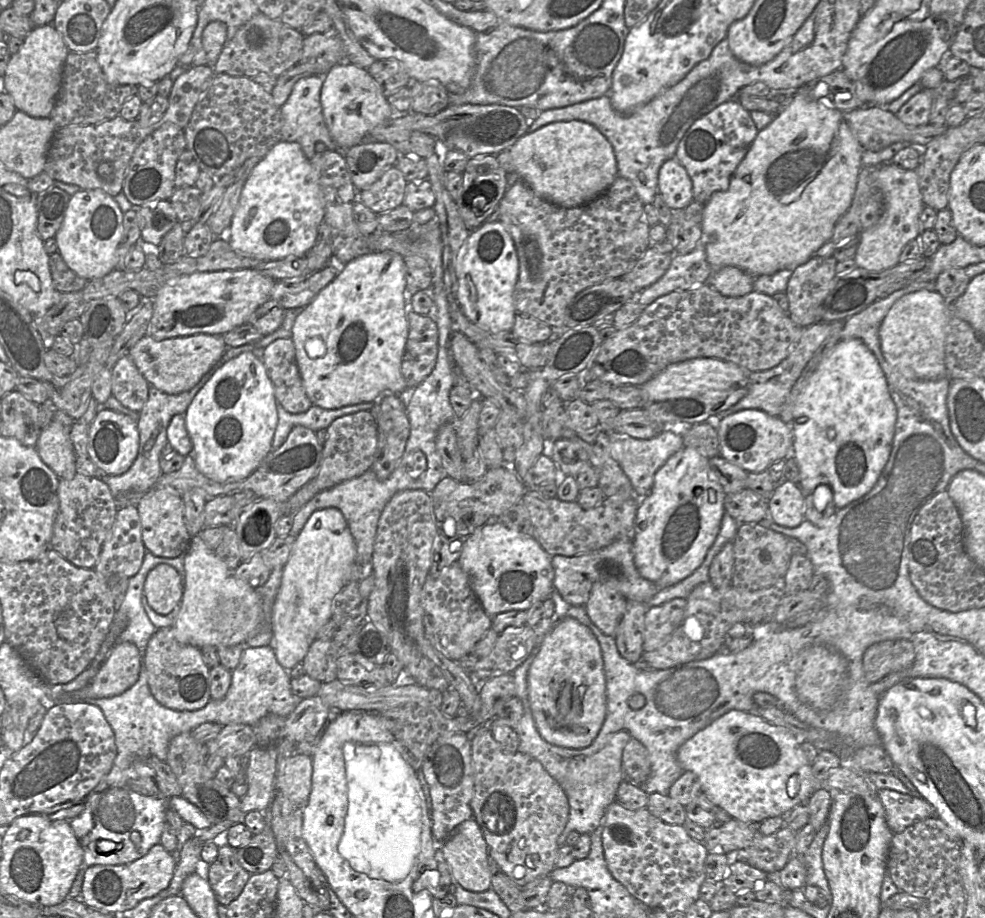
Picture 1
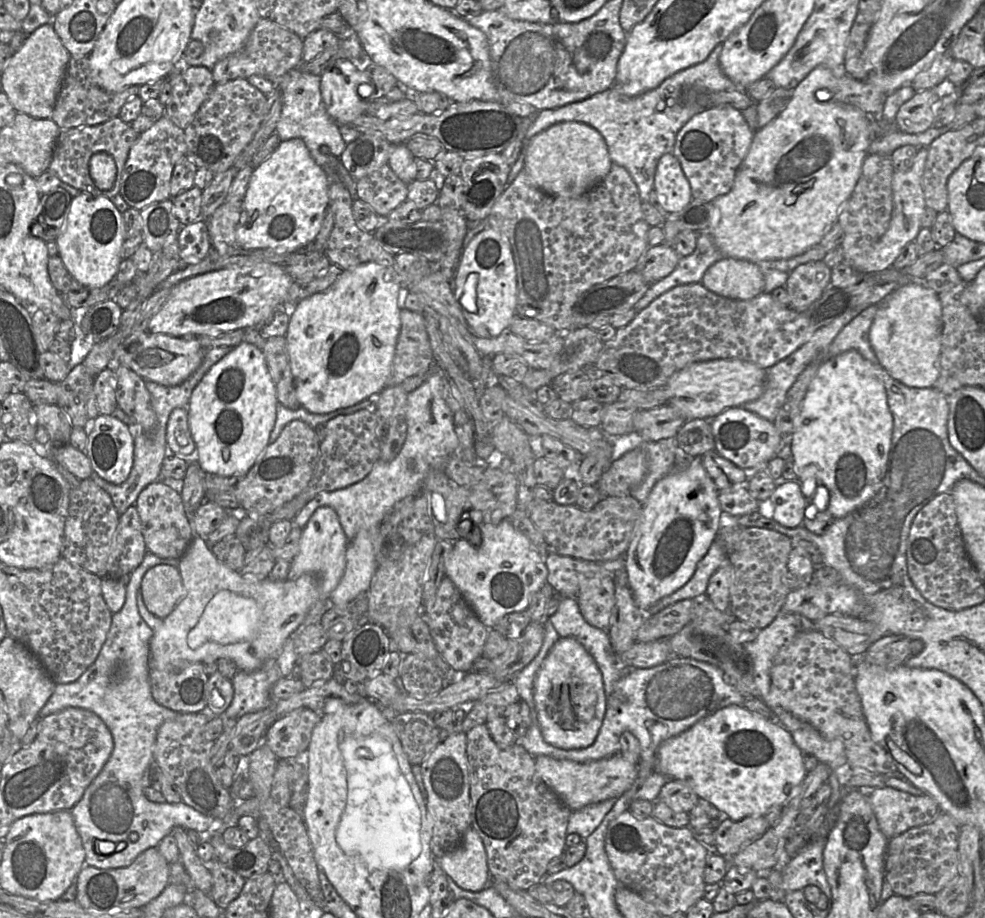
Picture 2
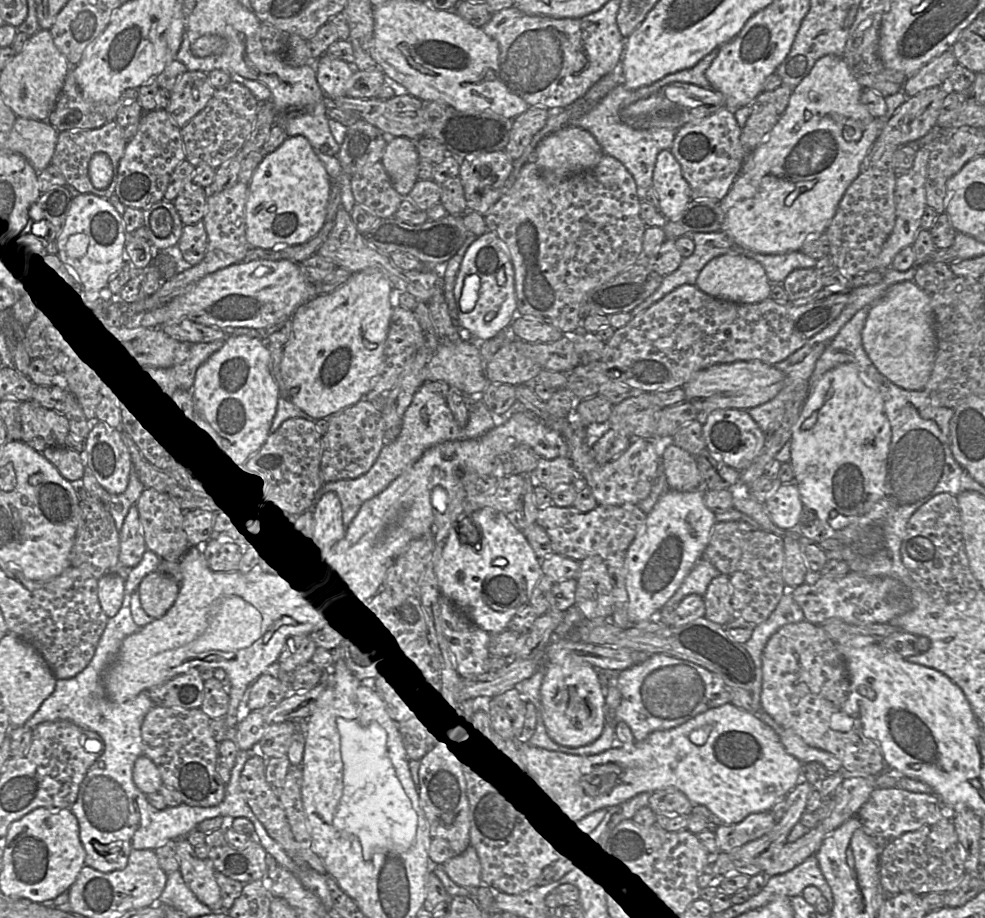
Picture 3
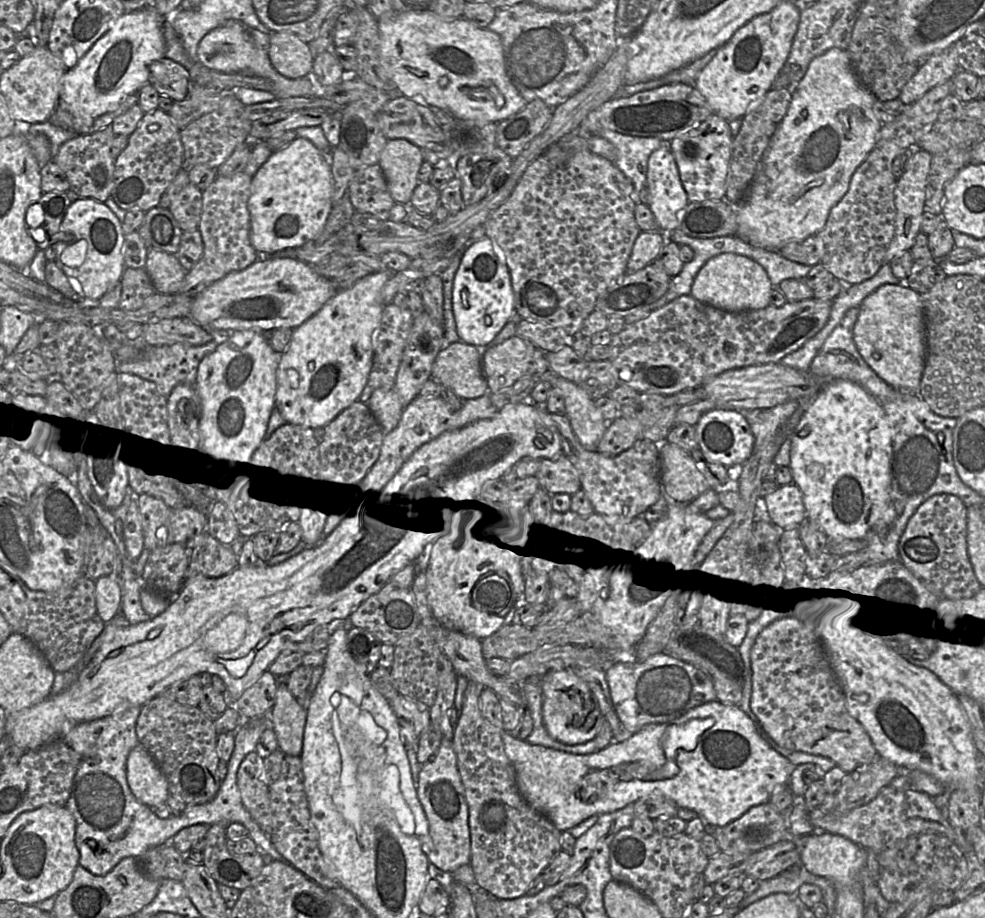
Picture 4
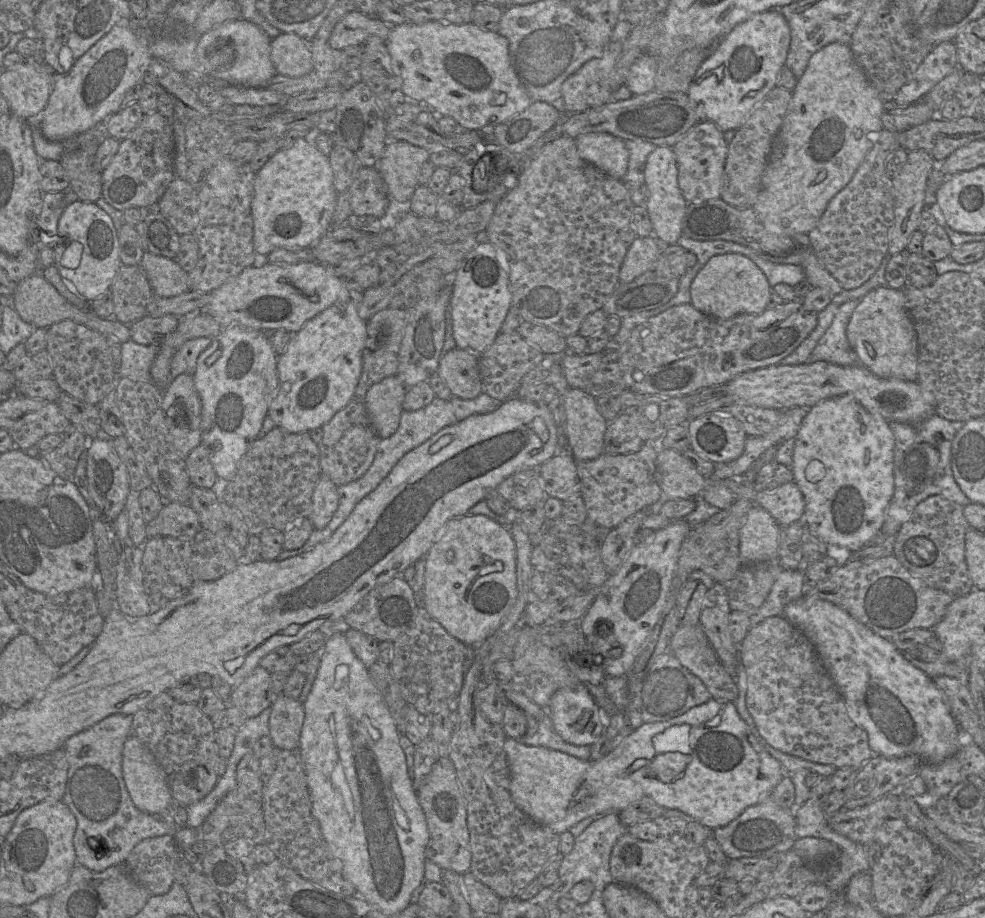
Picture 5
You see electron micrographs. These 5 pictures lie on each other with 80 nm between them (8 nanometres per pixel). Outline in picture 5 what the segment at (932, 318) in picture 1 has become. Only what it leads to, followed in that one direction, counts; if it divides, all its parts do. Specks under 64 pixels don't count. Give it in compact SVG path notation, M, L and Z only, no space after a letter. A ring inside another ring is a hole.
M880 286L866 294L851 315L846 335L861 364L874 375L911 382L918 380L917 334L902 289Z

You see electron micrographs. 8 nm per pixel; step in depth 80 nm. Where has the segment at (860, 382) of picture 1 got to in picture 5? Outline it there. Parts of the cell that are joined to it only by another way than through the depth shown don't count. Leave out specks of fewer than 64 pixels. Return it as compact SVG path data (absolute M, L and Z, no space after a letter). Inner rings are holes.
M843 394L813 406L795 438L792 471L805 500L803 522L827 545L843 546L851 552L862 549L880 532L895 489L895 439L888 421L866 410L852 394Z

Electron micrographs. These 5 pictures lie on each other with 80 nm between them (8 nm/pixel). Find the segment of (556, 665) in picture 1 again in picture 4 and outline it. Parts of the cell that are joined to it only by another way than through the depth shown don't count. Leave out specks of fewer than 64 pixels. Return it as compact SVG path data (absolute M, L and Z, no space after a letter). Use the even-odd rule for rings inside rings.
M572 669L548 672L541 681L542 714L548 734L568 745L583 744L593 740L604 721L598 701L588 684Z

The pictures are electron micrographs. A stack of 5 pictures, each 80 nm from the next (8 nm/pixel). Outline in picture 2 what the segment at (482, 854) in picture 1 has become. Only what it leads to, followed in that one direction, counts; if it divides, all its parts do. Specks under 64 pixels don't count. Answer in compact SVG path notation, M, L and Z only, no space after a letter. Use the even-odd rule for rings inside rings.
M472 827L465 832L458 845L439 859L439 865L446 876L467 891L480 892L491 882L483 841Z

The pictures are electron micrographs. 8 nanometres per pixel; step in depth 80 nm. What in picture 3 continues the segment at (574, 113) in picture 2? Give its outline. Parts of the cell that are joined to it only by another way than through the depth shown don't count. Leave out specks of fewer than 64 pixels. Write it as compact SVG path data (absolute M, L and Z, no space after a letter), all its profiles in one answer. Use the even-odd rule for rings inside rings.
M720 47L715 48L711 53L706 55L695 66L668 74L652 85L644 86L636 90L630 90L623 84L617 85L612 89L591 111L584 114L578 119L570 121L569 110L550 111L549 117L544 127L538 131L527 147L536 148L537 144L548 134L553 133L563 127L579 127L590 132L602 147L604 154L609 155L620 161L633 176L637 196L641 202L647 203L647 191L652 186L653 171L658 154L662 150L670 150L672 147L676 131L667 128L652 128L647 130L637 130L624 124L619 116L619 112L625 106L632 104L640 99L649 97L658 92L664 86L675 83L690 83L703 88L711 88L705 73L711 66L713 60L719 54Z

